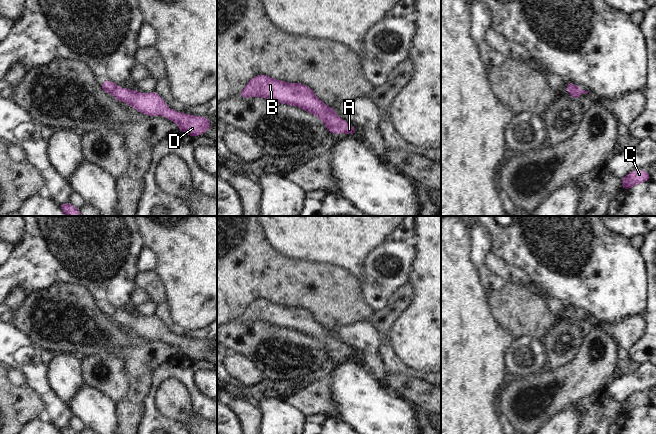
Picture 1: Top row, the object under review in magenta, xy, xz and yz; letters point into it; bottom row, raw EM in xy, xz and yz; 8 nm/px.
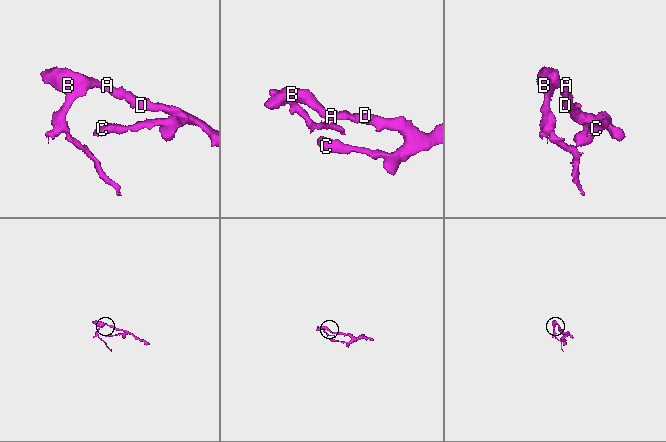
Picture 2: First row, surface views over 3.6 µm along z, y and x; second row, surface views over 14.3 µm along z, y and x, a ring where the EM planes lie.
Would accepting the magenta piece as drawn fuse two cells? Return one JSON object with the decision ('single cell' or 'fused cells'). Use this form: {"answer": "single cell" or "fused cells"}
{"answer": "single cell"}

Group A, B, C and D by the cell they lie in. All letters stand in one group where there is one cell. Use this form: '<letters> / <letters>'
A B C D

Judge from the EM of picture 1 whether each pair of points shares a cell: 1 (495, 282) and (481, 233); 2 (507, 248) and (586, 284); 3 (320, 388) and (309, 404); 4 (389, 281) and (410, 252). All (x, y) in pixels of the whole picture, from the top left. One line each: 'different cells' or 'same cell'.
1: same cell
2: same cell
3: same cell
4: same cell

